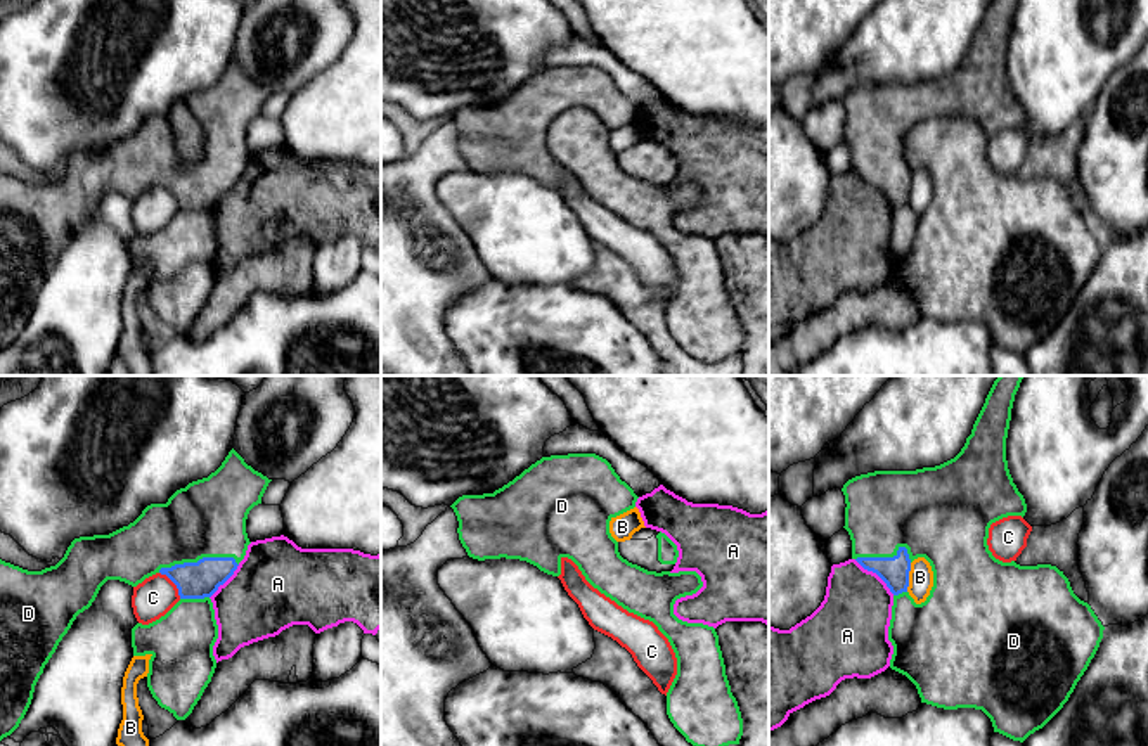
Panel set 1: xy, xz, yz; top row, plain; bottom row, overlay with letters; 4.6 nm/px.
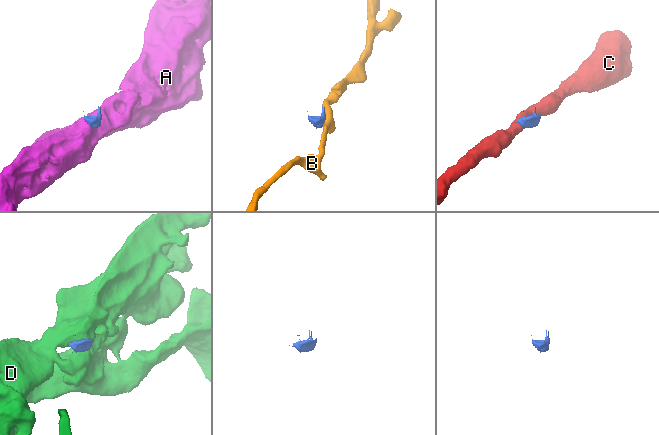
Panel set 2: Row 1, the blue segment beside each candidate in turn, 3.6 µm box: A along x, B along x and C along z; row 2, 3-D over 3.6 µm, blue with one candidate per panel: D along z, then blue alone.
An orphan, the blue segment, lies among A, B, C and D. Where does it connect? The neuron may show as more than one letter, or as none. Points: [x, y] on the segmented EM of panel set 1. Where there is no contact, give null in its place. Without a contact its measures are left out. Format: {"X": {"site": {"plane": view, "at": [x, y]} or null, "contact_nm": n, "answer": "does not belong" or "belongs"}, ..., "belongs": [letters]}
{"A": {"site": {"plane": "yz", "at": [875, 572]}, "contact_nm": 260, "answer": "does not belong"}, "B": {"site": {"plane": "yz", "at": [908, 577]}, "contact_nm": 140, "answer": "does not belong"}, "C": {"site": {"plane": "xy", "at": [174, 582]}, "contact_nm": 160, "answer": "does not belong"}, "D": {"site": {"plane": "xy", "at": [199, 559]}, "contact_nm": 380, "answer": "belongs"}, "belongs": ["D"]}

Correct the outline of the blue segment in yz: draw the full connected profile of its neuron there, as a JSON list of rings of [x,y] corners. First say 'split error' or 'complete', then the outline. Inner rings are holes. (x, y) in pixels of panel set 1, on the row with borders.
split error | [[[999,376],[994,381],[973,424],[971,434],[966,438],[964,447],[954,459],[935,467],[923,467],[916,471],[874,471],[861,474],[848,479],[842,488],[847,504],[843,528],[848,531],[852,540],[852,559],[855,559],[864,569],[876,573],[893,594],[892,620],[888,627],[888,640],[893,646],[890,668],[906,675],[916,685],[921,703],[944,710],[982,710],[990,718],[994,732],[1020,743],[1023,743],[1035,730],[1042,729],[1063,708],[1094,658],[1105,630],[1091,606],[1074,594],[1068,578],[1056,566],[1020,566],[1015,561],[1003,563],[992,556],[987,545],[989,528],[992,523],[1008,516],[1023,518],[1027,512],[1025,498],[1013,483],[1006,460],[1006,438],[1011,421],[1011,408],[1022,379],[1023,376]],[[918,557],[925,557],[933,571],[933,587],[926,601],[921,604],[916,604],[907,592],[911,563]]]

